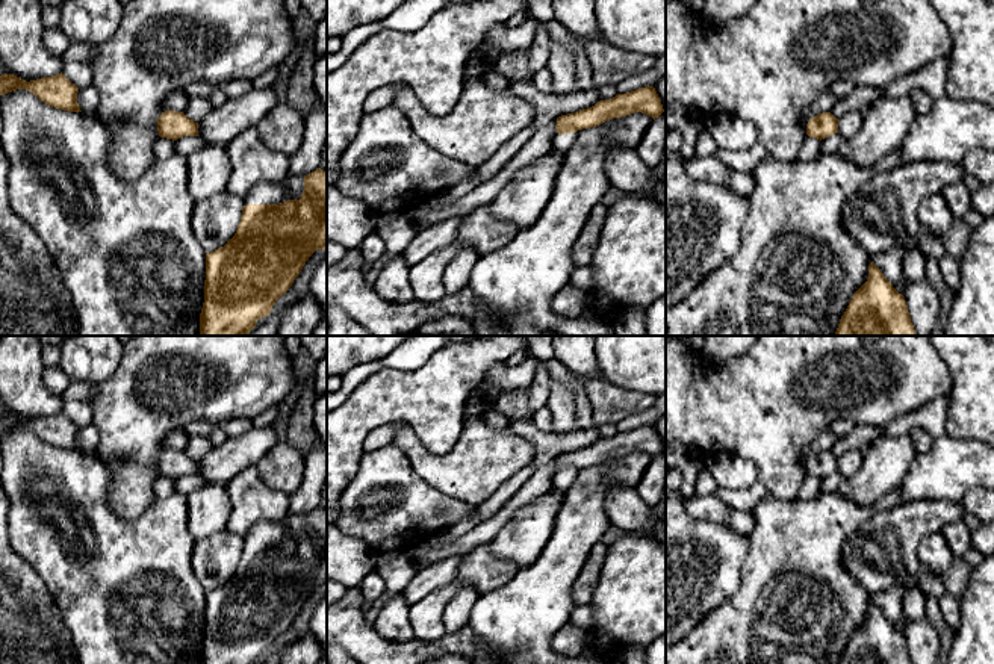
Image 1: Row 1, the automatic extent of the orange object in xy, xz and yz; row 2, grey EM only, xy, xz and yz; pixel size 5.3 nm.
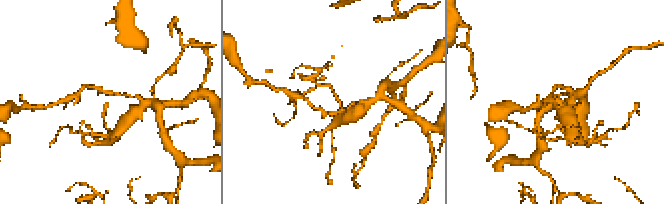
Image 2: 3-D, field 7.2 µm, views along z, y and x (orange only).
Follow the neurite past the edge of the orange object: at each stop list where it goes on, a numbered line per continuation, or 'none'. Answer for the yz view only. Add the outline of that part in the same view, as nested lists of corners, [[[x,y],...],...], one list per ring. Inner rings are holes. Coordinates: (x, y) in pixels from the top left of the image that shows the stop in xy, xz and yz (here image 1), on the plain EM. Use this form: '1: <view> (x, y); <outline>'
none

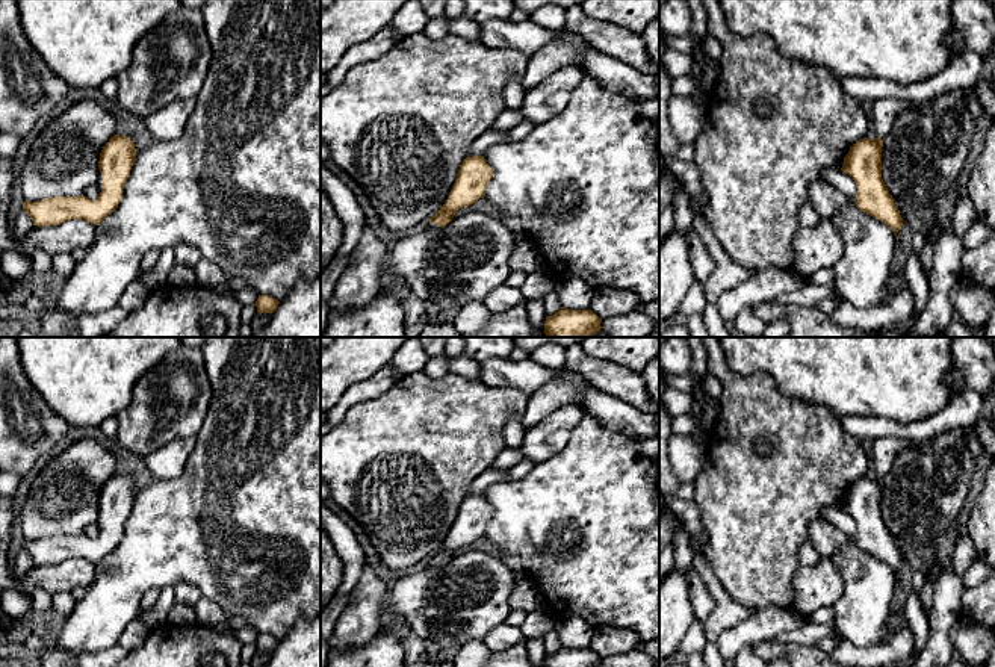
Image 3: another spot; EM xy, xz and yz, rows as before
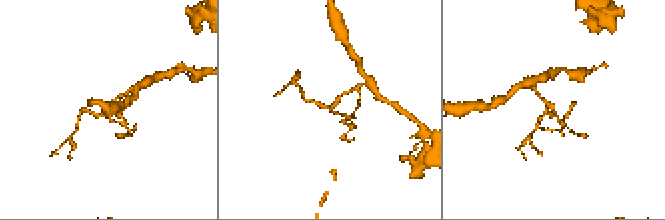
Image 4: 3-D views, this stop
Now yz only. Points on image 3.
1: yz (883, 451); [[[883,437],[873,443],[876,475],[885,478],[892,466],[894,457],[903,449],[916,449],[922,442],[909,442],[898,437]]]

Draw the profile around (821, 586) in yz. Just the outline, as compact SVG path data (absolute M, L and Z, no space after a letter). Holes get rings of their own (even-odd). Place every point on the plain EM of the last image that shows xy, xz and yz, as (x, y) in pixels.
M821 557L814 567L798 566L792 579L794 611L803 617L823 607L833 607L842 594L844 579L830 558Z

